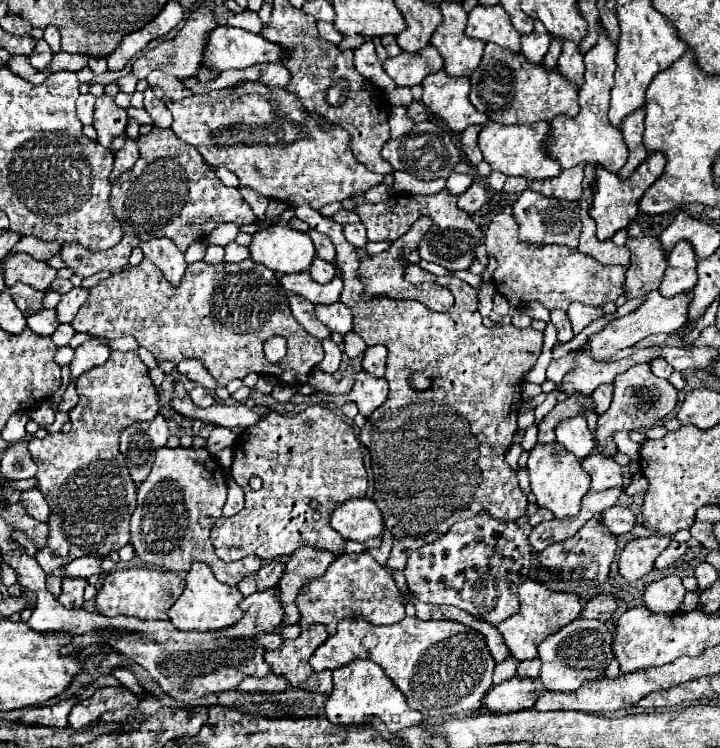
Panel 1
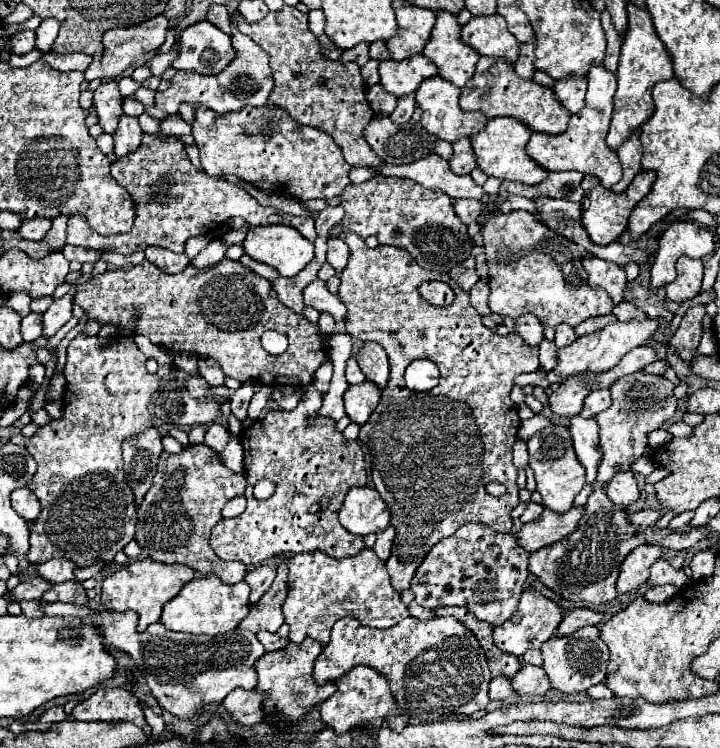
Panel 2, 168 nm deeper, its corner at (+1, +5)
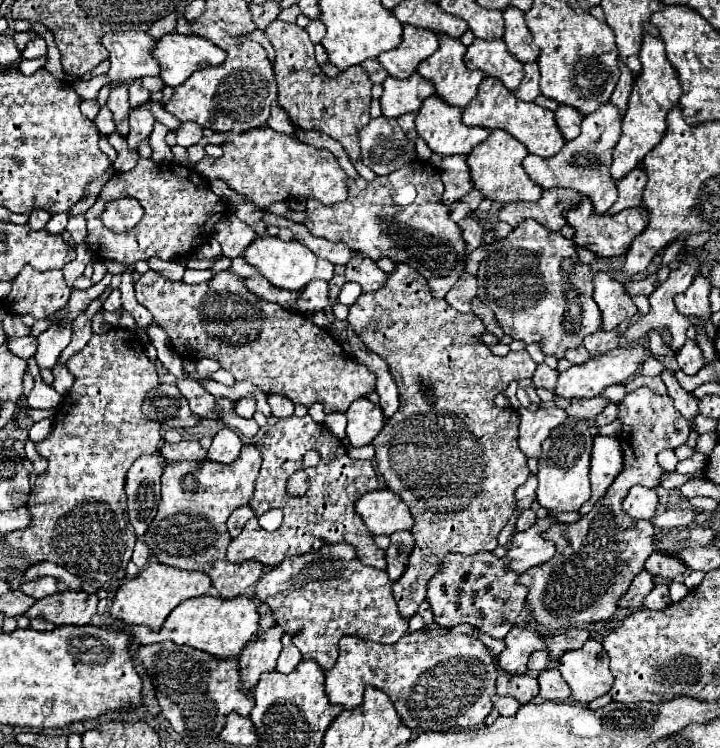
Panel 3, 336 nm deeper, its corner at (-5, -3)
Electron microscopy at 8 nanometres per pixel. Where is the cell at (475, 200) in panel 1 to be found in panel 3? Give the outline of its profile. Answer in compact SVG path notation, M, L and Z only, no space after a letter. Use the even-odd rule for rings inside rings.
M466 216L464 220L458 222L458 226L462 228L462 238L466 240L466 250L468 250L468 254L470 254L476 246L482 244L484 228L482 228L480 220L474 218L474 216Z

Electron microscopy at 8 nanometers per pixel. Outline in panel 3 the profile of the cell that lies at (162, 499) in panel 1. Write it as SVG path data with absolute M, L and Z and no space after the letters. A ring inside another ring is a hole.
M244 444L242 454L226 466L210 460L168 462L162 474L162 498L158 504L158 514L150 522L150 530L146 530L142 536L158 562L208 574L212 578L212 586L222 598L240 596L246 588L254 586L262 576L264 566L260 562L230 564L224 554L230 542L226 520L232 510L250 502L258 470L260 454L252 444Z

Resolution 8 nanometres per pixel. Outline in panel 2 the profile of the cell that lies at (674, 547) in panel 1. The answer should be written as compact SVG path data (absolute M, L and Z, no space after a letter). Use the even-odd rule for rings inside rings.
M656 560L650 568L650 584L648 586L662 586L662 584L674 584L676 588L682 588L690 578L682 574L682 570L674 570L666 560Z

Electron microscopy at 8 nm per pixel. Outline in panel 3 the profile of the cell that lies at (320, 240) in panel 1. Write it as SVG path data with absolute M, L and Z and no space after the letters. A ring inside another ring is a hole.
M352 252L344 276L346 280L358 282L364 292L374 292L386 282L386 274L376 266L376 262L366 254L358 254L358 252Z

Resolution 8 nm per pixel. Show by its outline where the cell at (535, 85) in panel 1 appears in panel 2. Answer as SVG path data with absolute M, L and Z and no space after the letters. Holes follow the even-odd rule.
M480 58L474 76L466 82L460 94L460 108L462 110L480 110L486 114L486 118L498 118L498 116L510 116L526 124L532 132L542 134L562 134L568 126L570 114L556 102L556 96L552 94L552 88L544 88L536 84L534 80L524 80L518 74L514 74L512 66L506 62L496 62L496 58Z

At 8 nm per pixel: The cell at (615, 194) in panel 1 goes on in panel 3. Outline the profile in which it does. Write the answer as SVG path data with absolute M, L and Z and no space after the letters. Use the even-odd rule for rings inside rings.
M584 198L576 210L570 210L564 214L566 222L576 230L574 242L580 248L586 248L590 252L594 252L600 258L608 258L608 256L620 256L626 254L626 250L630 248L630 242L634 240L634 236L638 236L646 222L648 222L648 214L646 208L636 206L630 210L622 210L620 214L608 216L608 214L594 214L594 208L590 206L590 198Z

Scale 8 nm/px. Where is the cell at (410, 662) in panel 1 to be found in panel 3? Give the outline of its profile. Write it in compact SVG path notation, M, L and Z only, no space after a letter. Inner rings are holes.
M416 630L390 646L376 644L358 636L346 636L340 640L340 656L334 668L326 672L326 696L334 704L356 708L362 702L366 686L384 690L408 728L422 732L448 732L454 726L470 728L484 724L492 710L492 696L496 694L496 666L488 654L488 648L470 634L430 636L426 630Z

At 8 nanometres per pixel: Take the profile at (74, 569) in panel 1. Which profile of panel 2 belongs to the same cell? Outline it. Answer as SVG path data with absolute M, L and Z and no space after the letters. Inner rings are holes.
M52 558L48 562L42 562L36 566L36 572L52 584L60 584L74 578L74 566L72 562L64 562L64 558Z

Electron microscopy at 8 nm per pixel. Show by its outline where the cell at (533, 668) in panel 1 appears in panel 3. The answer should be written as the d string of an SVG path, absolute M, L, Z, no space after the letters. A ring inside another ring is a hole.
M538 650L530 656L530 662L528 662L528 670L530 672L542 672L542 670L548 670L552 668L554 662L550 662L550 654L546 650Z

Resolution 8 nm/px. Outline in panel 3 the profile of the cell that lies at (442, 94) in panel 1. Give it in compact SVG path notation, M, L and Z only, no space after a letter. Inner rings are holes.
M436 94L428 96L418 114L416 114L416 132L418 136L422 136L426 140L426 144L442 154L442 156L452 156L452 154L470 154L474 146L478 146L490 132L486 128L470 128L462 122L462 110L458 110L456 106L446 106L446 102L442 102L442 98L438 98Z

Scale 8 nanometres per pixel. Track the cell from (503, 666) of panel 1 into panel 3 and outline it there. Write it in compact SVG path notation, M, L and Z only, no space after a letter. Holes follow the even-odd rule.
M494 696L492 704L500 716L514 716L516 710L520 708L520 702L514 698L508 698L508 696Z

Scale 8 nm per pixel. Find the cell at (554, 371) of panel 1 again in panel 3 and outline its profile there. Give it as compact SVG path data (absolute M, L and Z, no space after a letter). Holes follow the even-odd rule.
M632 344L632 346L608 350L606 354L602 354L602 358L594 358L592 356L588 362L570 366L566 372L562 372L560 378L558 378L558 384L556 384L554 392L560 394L560 396L564 396L564 398L572 398L572 396L594 398L594 396L600 394L602 388L606 388L610 384L626 382L638 370L638 366L644 362L644 358L646 358L646 348L642 344Z

